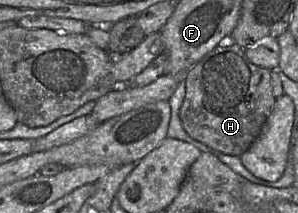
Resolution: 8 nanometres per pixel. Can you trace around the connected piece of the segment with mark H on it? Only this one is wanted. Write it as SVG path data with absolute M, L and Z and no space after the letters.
M234 44L218 45L187 72L186 94L179 116L186 133L223 154L240 157L255 142L262 127L274 109L276 98L272 94L271 70L254 65L247 58L244 48Z

